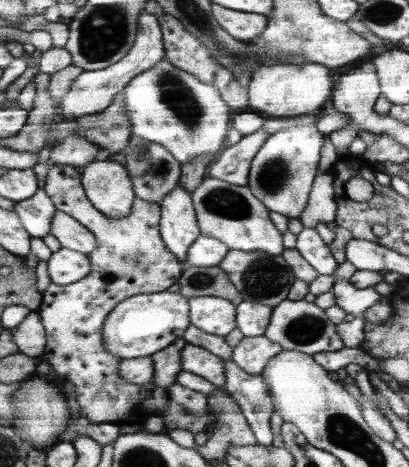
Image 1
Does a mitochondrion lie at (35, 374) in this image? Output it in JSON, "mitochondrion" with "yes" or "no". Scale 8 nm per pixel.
{"mitochondrion":"no"}

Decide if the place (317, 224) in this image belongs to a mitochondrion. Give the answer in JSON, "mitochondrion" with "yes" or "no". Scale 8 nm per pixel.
{"mitochondrion":"no"}

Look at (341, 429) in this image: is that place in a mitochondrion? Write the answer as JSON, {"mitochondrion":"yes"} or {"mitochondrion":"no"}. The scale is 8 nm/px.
{"mitochondrion":"yes"}

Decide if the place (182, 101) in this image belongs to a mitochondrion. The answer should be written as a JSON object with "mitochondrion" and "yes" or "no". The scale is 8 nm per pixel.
{"mitochondrion":"yes"}

